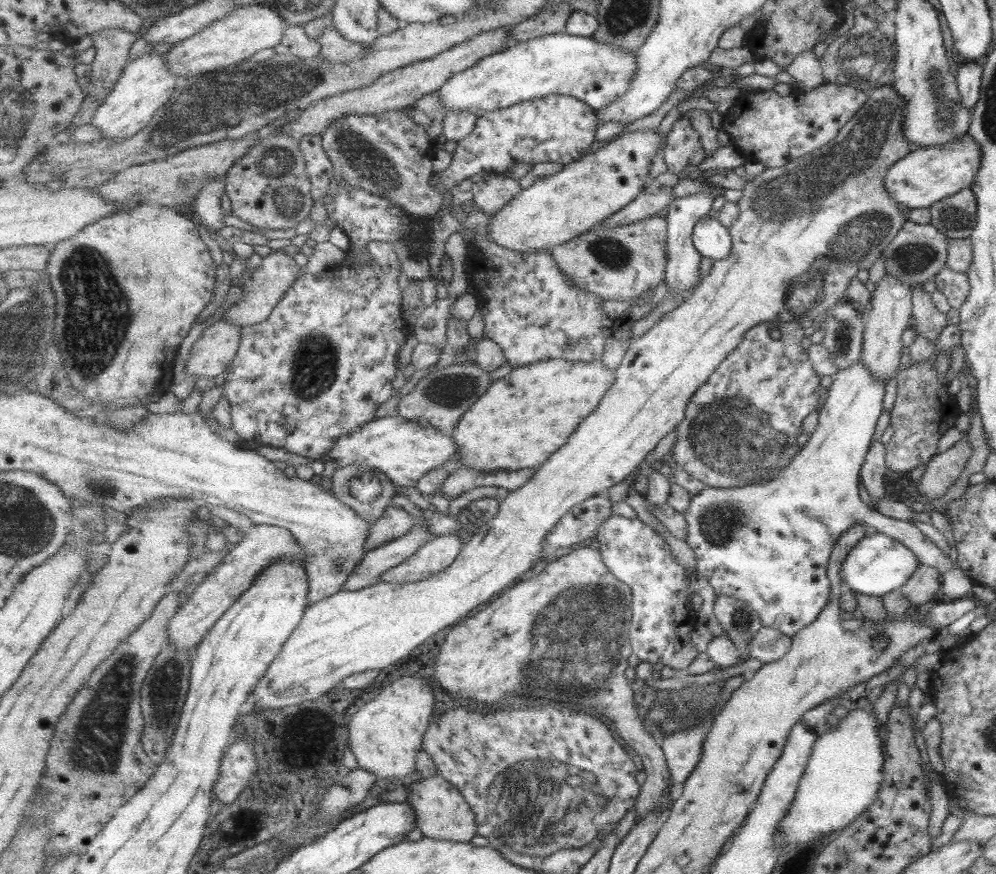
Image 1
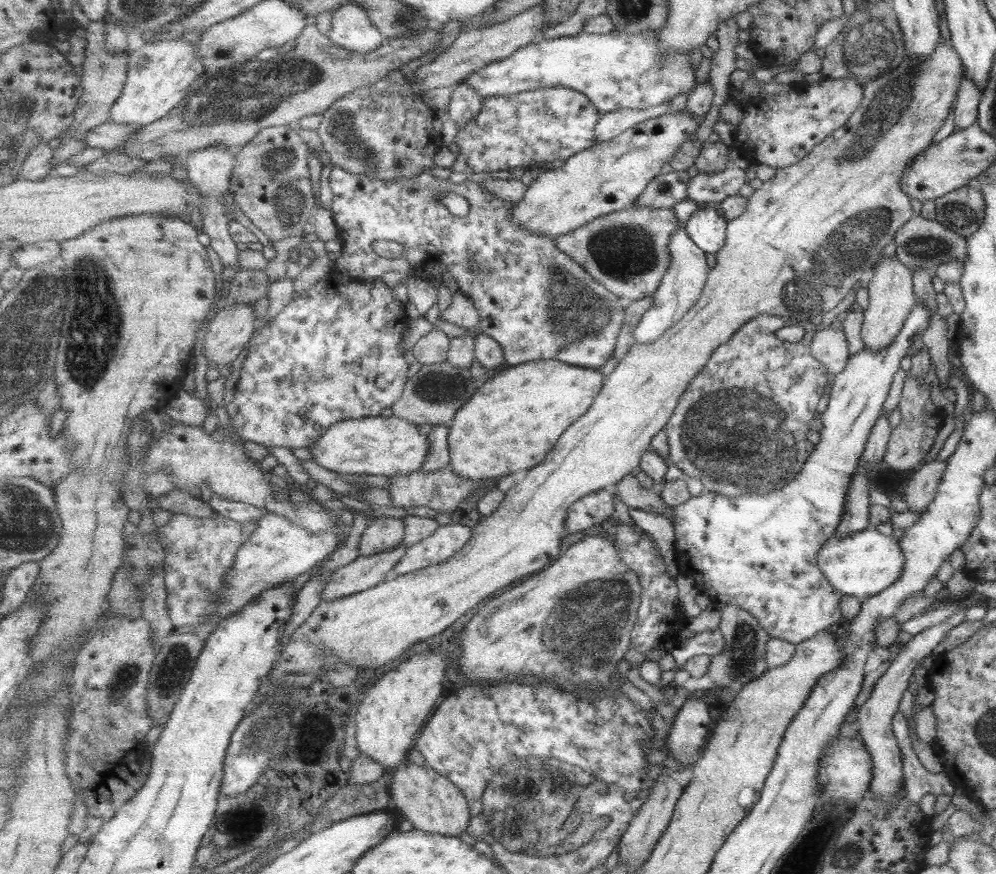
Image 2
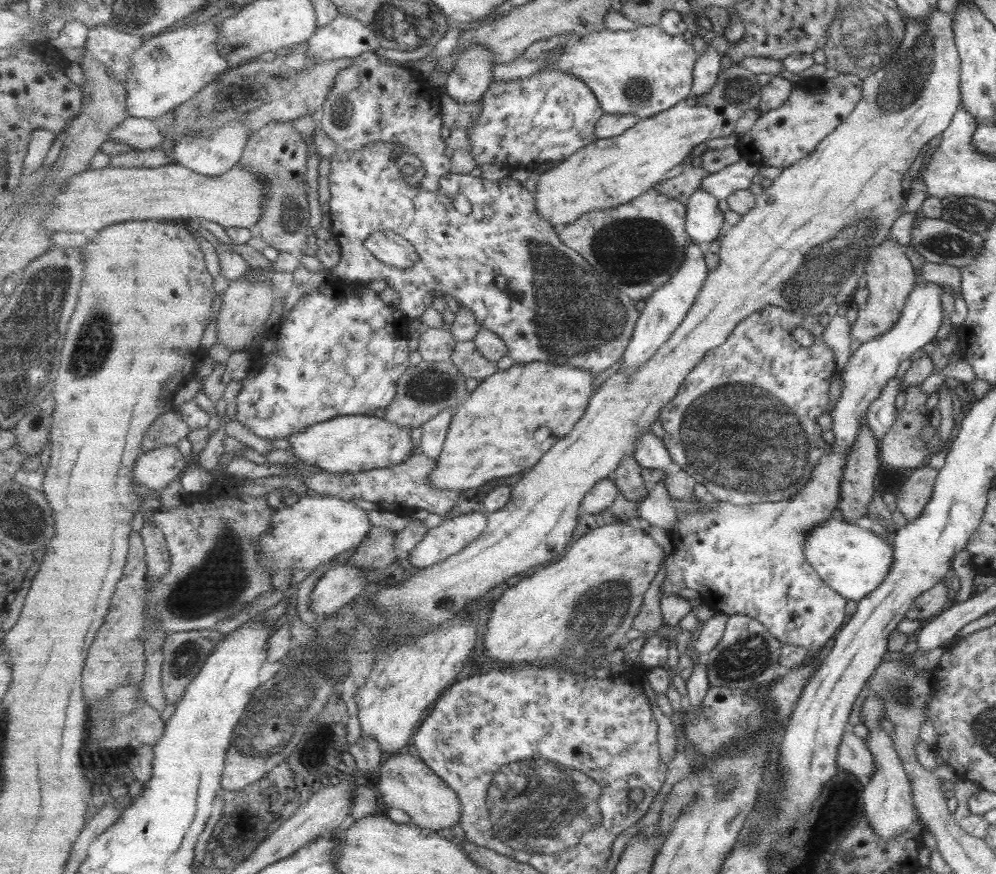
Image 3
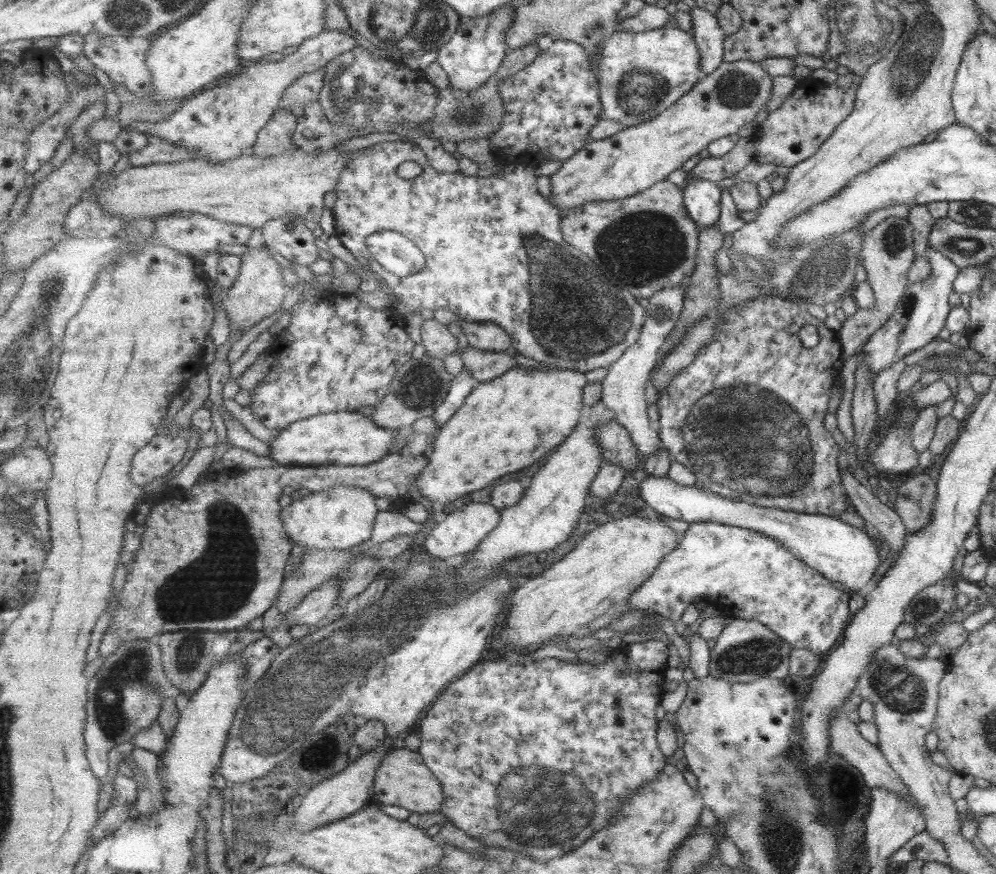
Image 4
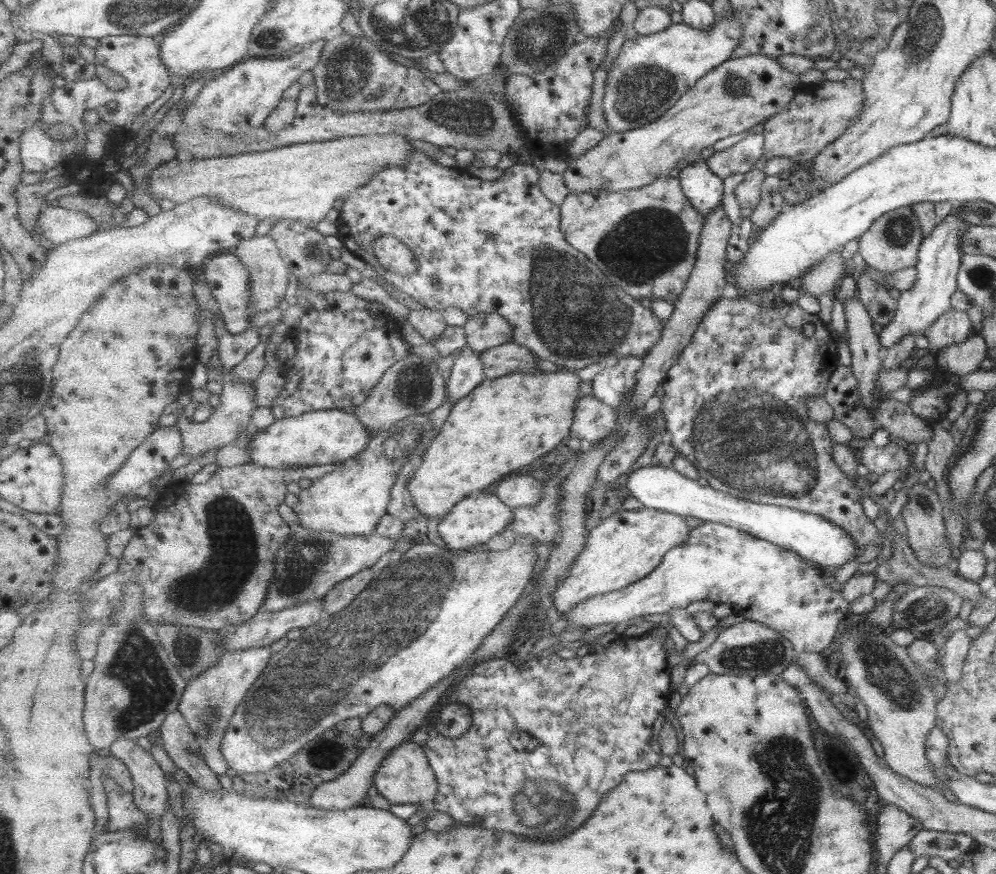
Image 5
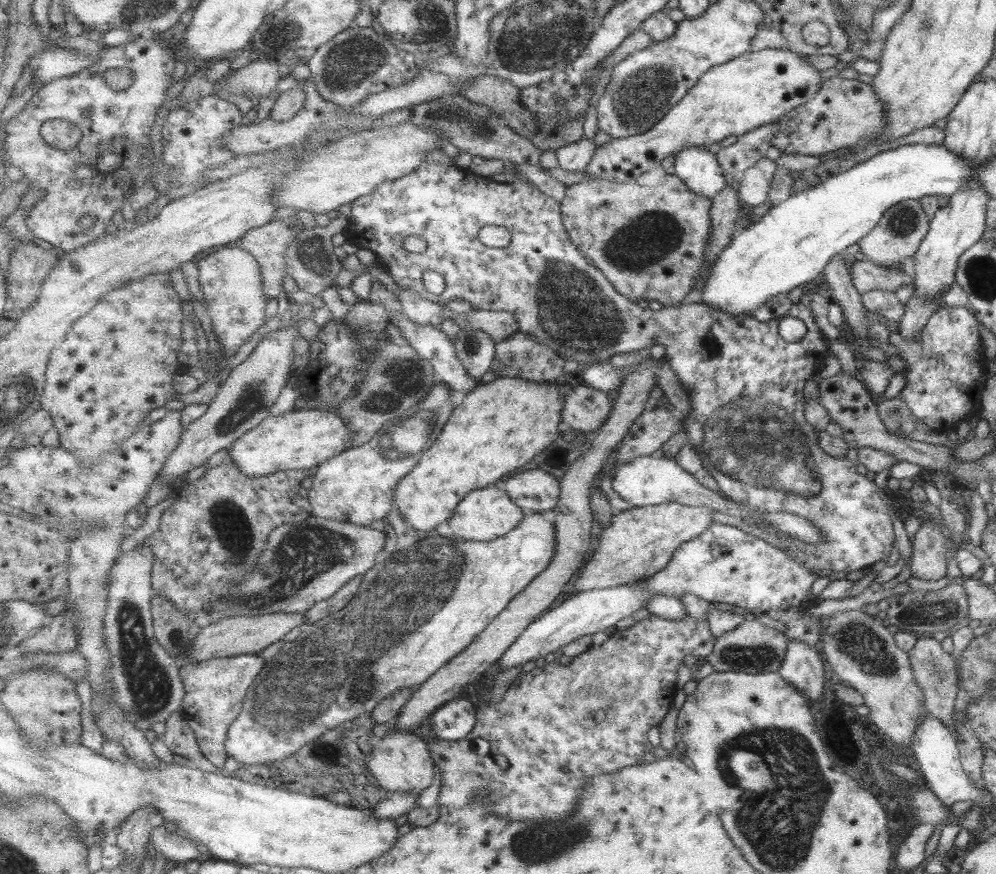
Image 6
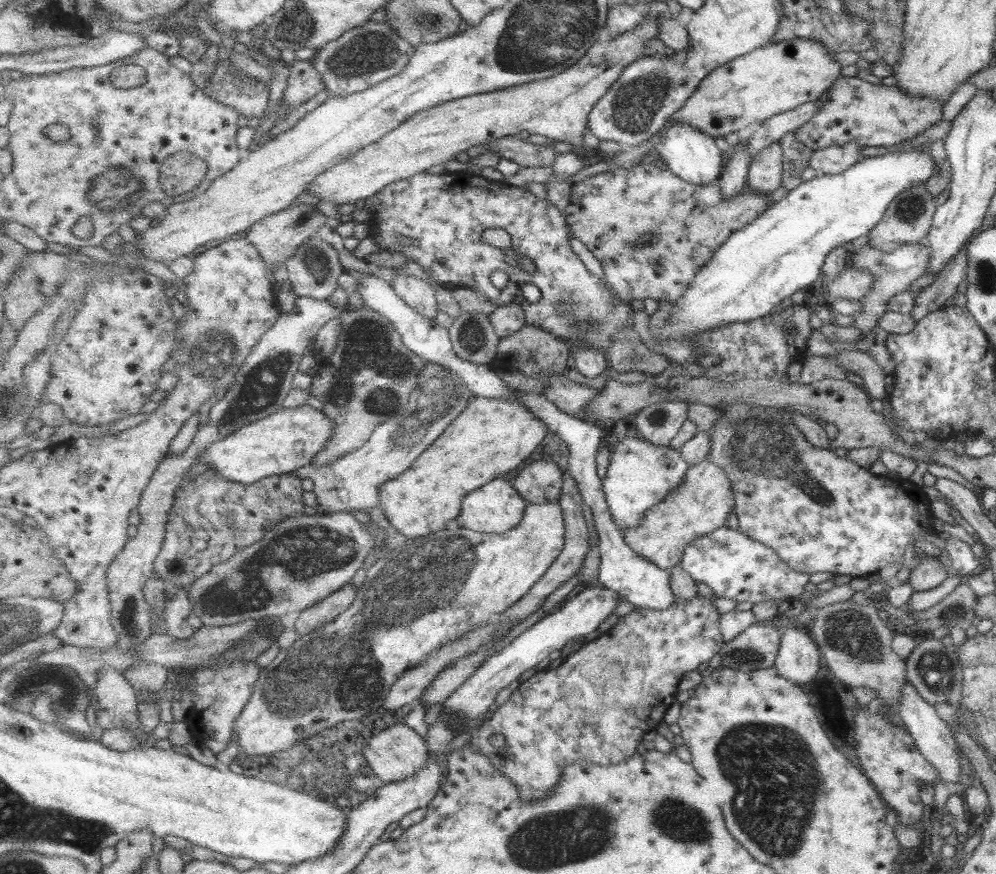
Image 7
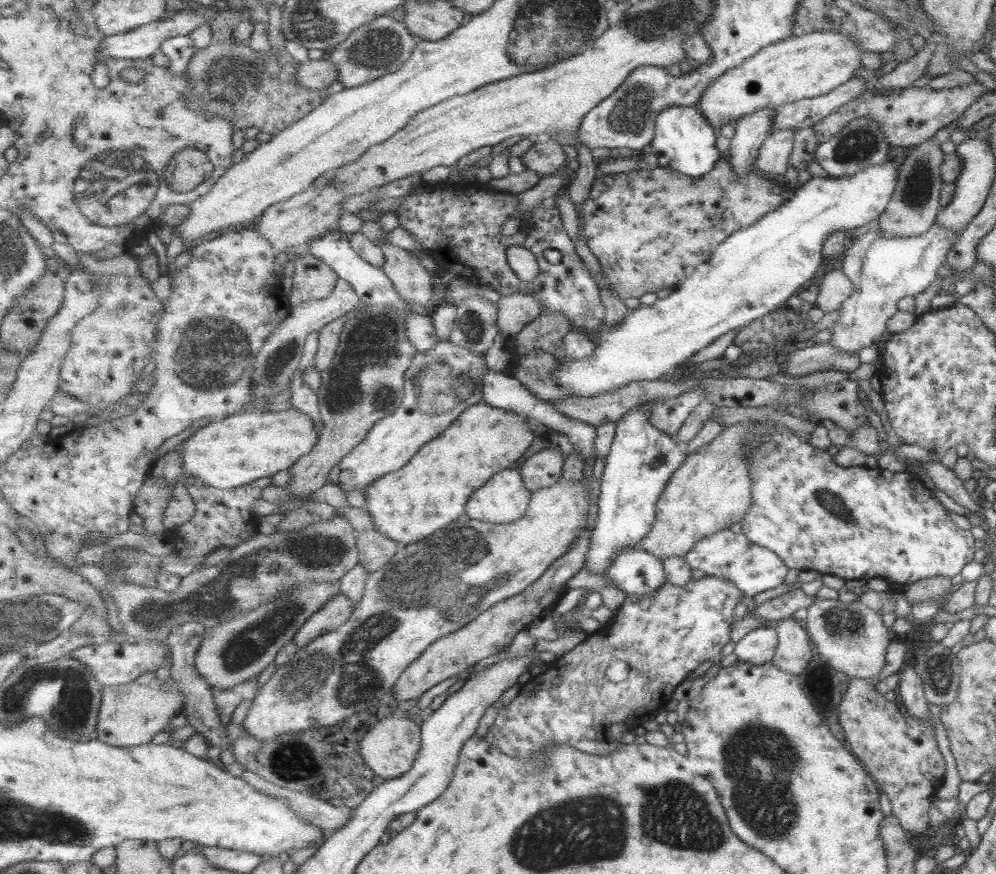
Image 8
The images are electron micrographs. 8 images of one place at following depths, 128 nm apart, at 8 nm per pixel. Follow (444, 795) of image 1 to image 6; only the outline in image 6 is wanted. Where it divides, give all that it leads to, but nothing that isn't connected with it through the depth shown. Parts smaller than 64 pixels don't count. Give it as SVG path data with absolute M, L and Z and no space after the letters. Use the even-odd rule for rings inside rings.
M395 731L387 737L381 739L375 746L371 754L368 756L369 772L379 781L379 784L388 793L402 791L402 793L410 793L410 791L426 790L428 786L434 784L434 776L436 776L436 768L434 757L427 740L423 739L418 731Z

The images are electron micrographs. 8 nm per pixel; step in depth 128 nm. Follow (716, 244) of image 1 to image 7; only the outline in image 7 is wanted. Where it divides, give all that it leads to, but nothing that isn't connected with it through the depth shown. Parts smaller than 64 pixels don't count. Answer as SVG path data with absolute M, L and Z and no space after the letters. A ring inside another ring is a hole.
M677 122L665 128L661 132L662 142L658 143L660 157L667 162L672 171L681 176L684 180L690 181L695 185L708 184L714 182L720 176L722 170L722 156L720 150L714 142L715 138L696 129L687 122Z

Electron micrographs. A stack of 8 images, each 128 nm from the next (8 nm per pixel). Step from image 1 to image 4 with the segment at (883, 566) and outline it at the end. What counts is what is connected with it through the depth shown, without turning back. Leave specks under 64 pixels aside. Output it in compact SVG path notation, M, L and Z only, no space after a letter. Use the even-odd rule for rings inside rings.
M647 477L641 483L643 500L658 513L673 519L694 522L718 522L738 528L750 528L772 540L778 540L788 552L825 576L841 582L847 590L863 593L872 585L880 560L878 546L866 532L854 528L832 516L815 515L803 511L789 511L778 507L763 507L748 501L729 499L710 489L686 486L670 477Z

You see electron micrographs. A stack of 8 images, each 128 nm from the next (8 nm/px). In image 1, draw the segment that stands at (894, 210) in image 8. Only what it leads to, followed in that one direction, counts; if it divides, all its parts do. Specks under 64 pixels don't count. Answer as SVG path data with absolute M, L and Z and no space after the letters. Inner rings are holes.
M886 273L876 283L876 289L871 293L871 302L865 311L863 328L863 346L860 360L866 364L867 370L880 381L888 382L896 376L899 370L899 359L902 355L902 334L913 324L913 304L911 300L912 286L902 283L900 279Z

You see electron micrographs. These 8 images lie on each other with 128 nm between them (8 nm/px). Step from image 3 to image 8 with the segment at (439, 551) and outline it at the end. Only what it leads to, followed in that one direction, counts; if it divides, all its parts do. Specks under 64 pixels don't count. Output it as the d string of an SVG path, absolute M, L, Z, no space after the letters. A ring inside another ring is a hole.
M520 467L508 469L494 475L485 487L478 489L475 496L470 499L467 513L474 519L491 523L513 523L526 516L529 511L533 493L526 485L525 476Z

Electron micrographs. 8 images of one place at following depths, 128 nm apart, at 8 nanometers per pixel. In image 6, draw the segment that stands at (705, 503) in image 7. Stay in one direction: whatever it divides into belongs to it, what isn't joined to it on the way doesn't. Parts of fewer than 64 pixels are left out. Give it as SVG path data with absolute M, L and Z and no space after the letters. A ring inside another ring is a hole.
M676 502L618 512L617 516L614 516L614 524L608 530L598 530L592 559L585 563L572 596L598 588L618 587L642 577L657 575L669 567L682 544L696 539L706 528L712 526L712 516L714 509L710 507L686 506Z

